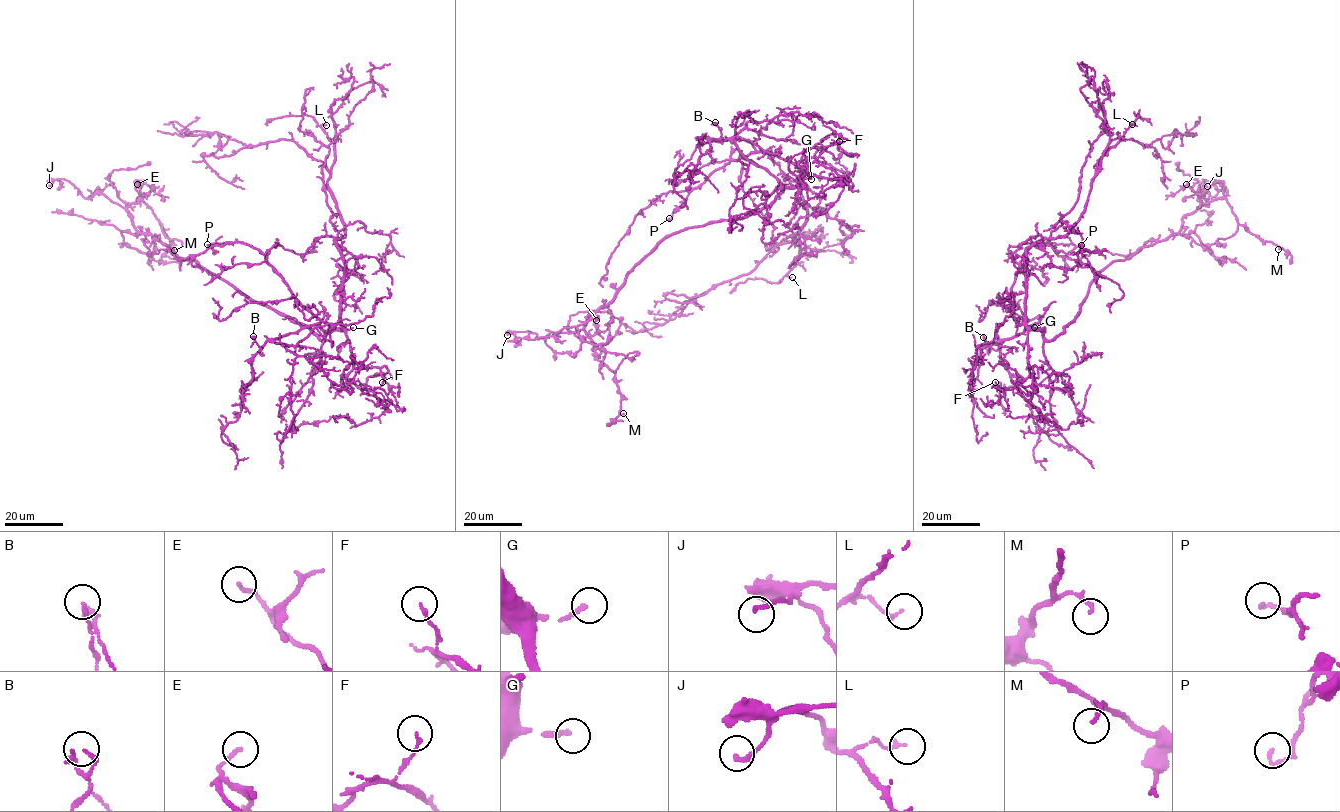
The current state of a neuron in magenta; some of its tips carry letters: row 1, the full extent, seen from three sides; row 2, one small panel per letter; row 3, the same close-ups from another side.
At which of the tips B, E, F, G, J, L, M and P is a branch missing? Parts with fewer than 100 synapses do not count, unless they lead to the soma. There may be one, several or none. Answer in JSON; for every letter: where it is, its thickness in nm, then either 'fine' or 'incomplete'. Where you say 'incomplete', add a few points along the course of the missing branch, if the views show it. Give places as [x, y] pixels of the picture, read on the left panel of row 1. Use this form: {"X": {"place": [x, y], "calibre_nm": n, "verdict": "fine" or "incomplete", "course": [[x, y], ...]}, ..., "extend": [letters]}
{"B": {"place": [253, 336], "calibre_nm": 140, "verdict": "fine"}, "E": {"place": [137, 184], "calibre_nm": 160, "verdict": "fine"}, "F": {"place": [382, 382], "calibre_nm": 130, "verdict": "fine"}, "G": {"place": [353, 327], "calibre_nm": 190, "verdict": "incomplete", "course": [[353, 327], [410, 302], [423, 286], [428, 251], [439, 243]]}, "J": {"place": [49, 185], "calibre_nm": 180, "verdict": "fine"}, "L": {"place": [326, 125], "calibre_nm": 140, "verdict": "fine"}, "M": {"place": [174, 250], "calibre_nm": 140, "verdict": "fine"}, "P": {"place": [207, 244], "calibre_nm": 140, "verdict": "fine"}, "extend": ["G"]}

